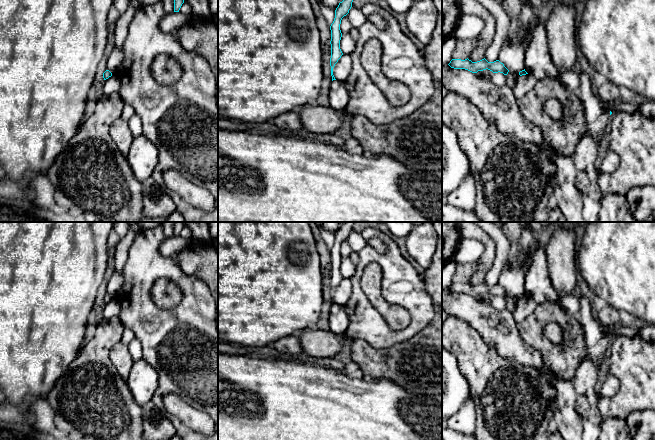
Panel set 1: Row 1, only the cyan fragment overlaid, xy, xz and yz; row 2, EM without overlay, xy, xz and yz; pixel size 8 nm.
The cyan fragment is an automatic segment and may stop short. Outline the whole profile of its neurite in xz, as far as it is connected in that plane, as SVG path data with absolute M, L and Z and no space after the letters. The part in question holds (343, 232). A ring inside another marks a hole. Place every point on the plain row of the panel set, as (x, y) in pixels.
M345 222L342 226L339 227L338 231L335 234L335 242L333 247L330 250L331 254L331 282L330 282L330 290L331 290L331 300L332 305L336 304L333 299L333 292L338 284L343 279L340 273L340 264L342 261L342 257L340 254L341 244L344 240L349 237L349 234L352 231L352 226L354 222Z

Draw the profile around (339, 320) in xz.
M333 304L329 311L329 331L333 334L344 335L349 324L350 317L344 306Z

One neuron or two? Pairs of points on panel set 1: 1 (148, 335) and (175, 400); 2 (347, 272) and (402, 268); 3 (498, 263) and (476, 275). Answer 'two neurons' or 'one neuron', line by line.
1: two neurons
2: two neurons
3: two neurons

